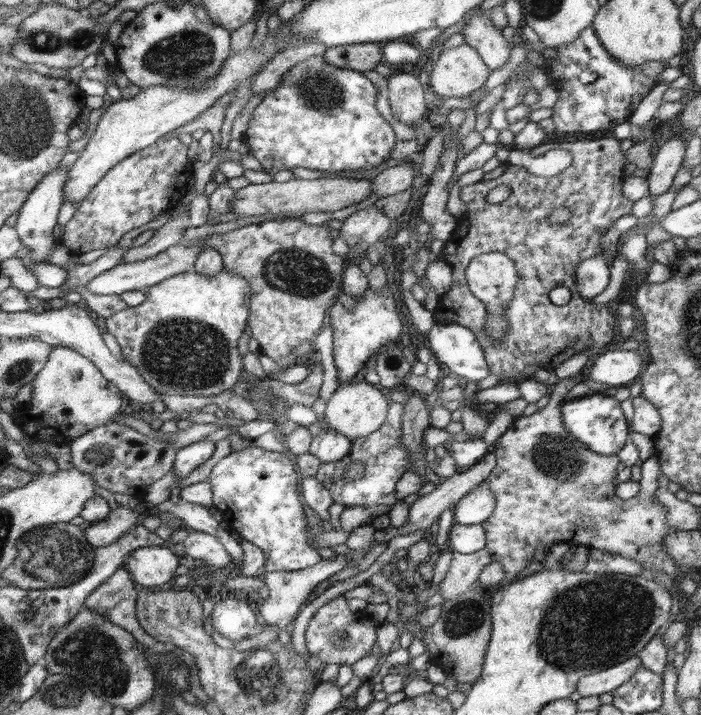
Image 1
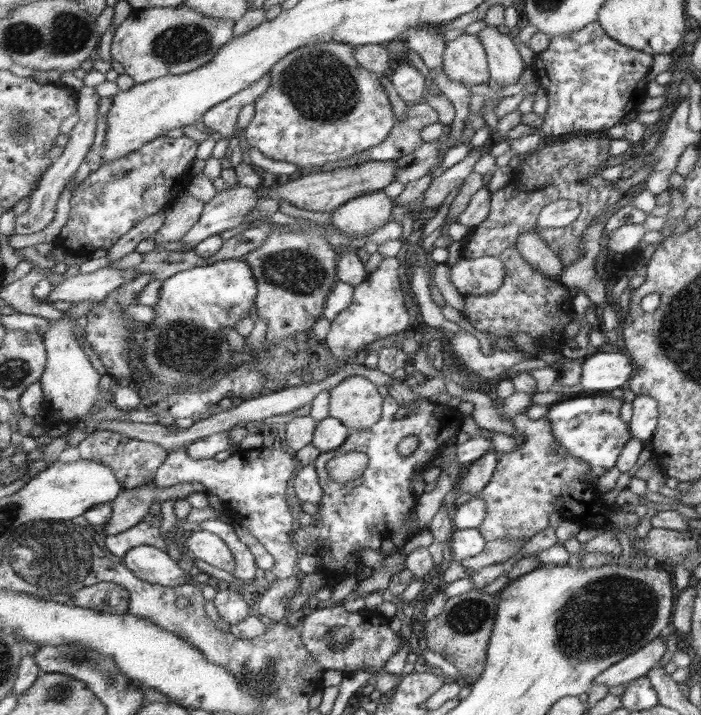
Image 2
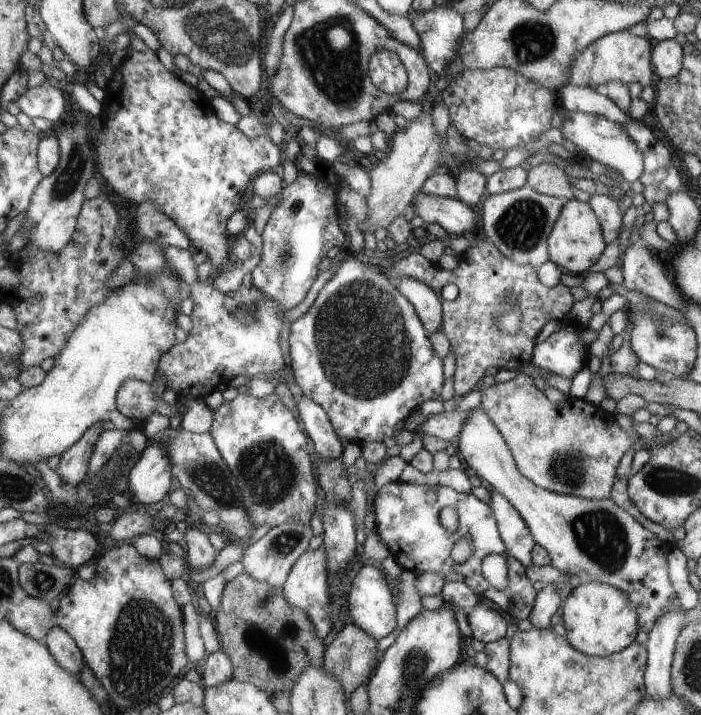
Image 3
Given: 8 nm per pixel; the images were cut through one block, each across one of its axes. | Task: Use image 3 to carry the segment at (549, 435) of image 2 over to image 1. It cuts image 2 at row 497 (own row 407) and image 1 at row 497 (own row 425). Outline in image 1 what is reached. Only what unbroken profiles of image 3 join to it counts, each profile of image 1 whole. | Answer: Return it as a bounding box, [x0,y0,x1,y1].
[481,378,682,580]

